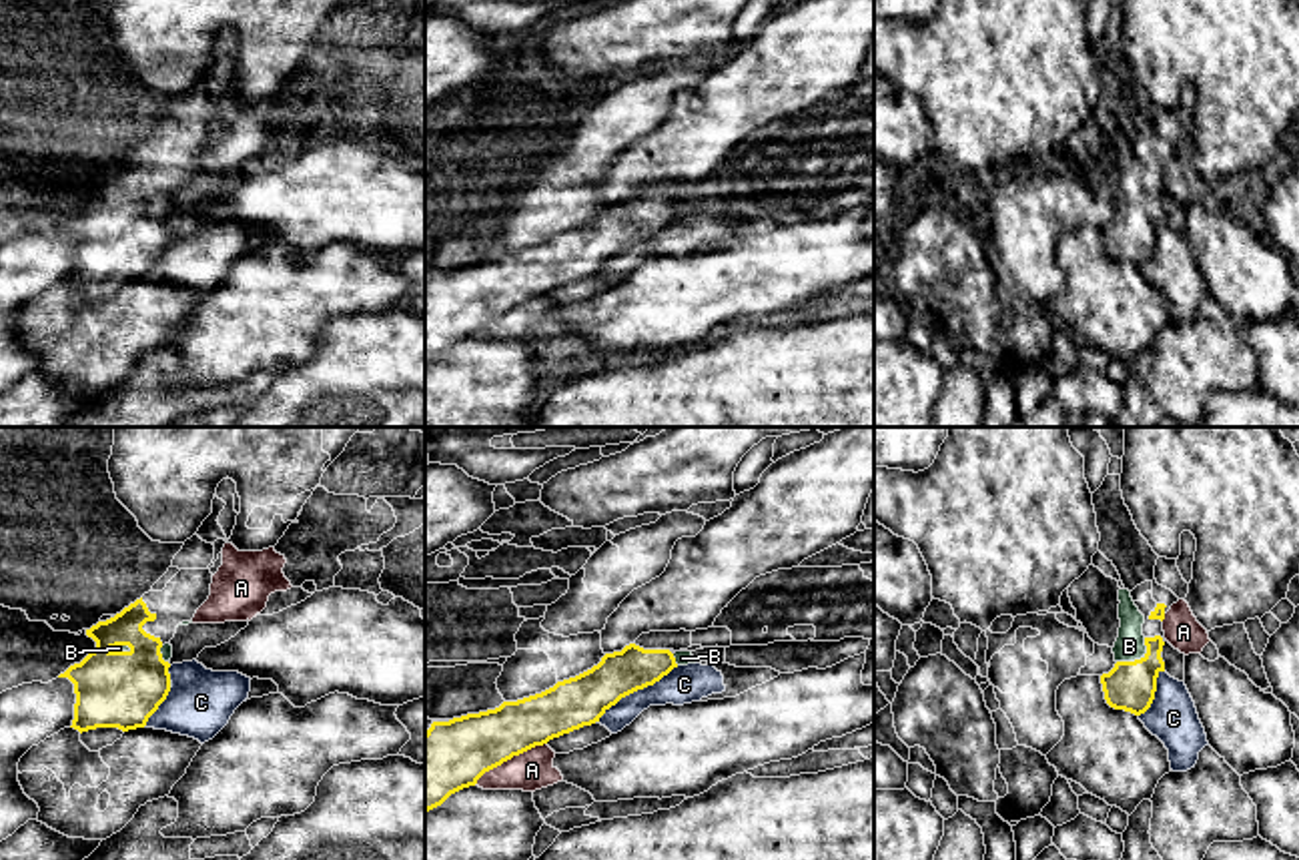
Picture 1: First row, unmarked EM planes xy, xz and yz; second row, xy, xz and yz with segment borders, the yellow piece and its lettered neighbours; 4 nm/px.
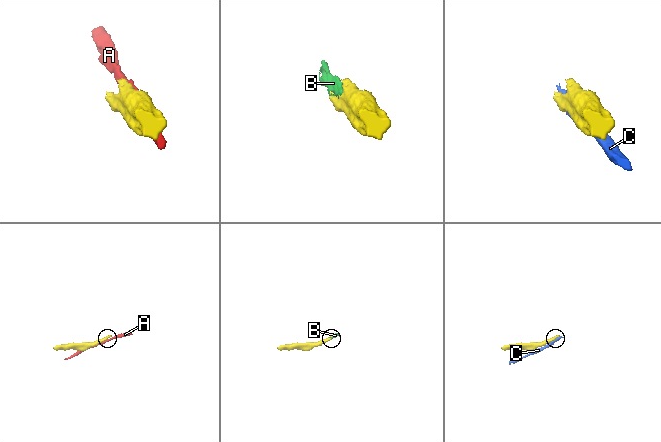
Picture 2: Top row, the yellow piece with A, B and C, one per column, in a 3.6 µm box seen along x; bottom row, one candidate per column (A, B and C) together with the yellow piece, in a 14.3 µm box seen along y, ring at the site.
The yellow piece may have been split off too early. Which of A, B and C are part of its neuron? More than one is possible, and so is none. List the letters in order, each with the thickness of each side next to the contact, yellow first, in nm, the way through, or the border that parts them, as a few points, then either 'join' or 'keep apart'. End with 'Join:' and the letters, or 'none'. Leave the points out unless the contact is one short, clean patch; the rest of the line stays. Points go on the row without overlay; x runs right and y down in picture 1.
A: 280/160 nm | keep apart
B: 200/120 nm | join
C: 200/160 nm | keep apart
Join: B

